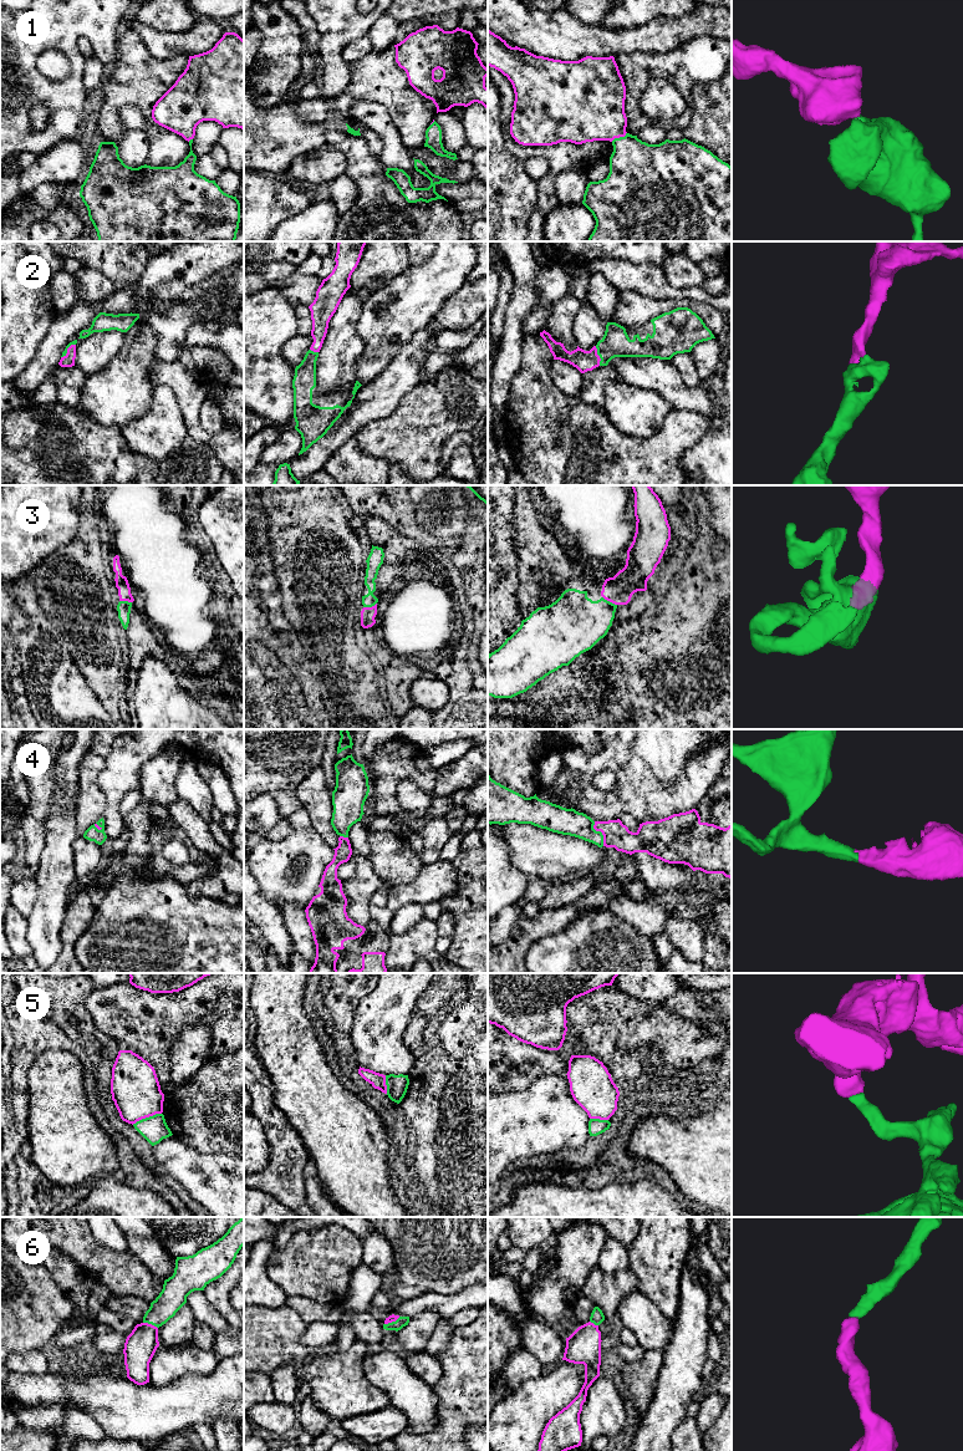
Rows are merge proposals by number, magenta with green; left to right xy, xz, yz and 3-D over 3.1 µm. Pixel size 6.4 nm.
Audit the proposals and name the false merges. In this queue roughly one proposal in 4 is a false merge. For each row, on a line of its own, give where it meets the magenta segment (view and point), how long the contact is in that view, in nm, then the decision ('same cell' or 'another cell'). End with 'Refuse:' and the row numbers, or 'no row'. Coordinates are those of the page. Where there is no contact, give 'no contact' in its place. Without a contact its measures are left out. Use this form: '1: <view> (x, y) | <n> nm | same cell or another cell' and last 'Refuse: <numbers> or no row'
1: yz (618, 137) | 120 nm | same cell
2: yz (599, 356) | 130 nm | same cell
3: yz (610, 601) | 110 nm | same cell
4: yz (601, 831) | 170 nm | same cell
5: xy (146, 1116) | 200 nm | another cell
6: xy (151, 1324) | 100 nm | same cell
Refuse: 5

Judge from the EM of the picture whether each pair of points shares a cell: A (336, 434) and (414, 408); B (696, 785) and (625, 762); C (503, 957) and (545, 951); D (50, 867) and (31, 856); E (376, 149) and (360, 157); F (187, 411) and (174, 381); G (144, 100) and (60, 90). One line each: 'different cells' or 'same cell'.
A: different cells
B: same cell
C: different cells
D: different cells
E: different cells
F: same cell
G: different cells

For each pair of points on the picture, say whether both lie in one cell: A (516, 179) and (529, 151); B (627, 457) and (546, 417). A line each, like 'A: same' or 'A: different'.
A: different
B: same

